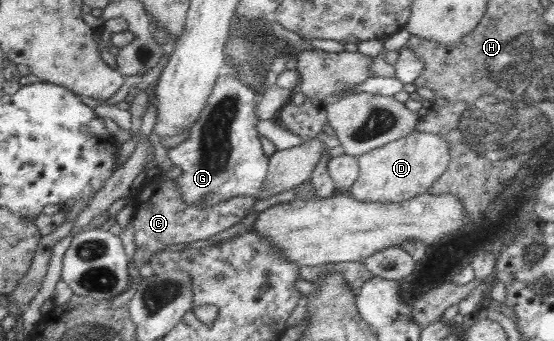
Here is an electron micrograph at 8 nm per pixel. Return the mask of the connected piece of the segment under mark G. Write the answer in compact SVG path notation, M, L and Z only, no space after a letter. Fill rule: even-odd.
M221 75L217 78L207 104L199 113L199 119L193 122L190 136L179 146L169 148L167 158L174 163L175 169L181 171L176 182L180 192L184 195L184 202L198 208L208 208L219 202L235 197L259 197L265 186L268 174L268 158L264 154L261 144L261 134L257 131L259 117L255 108L259 104L261 91L251 89L241 82L235 75Z

